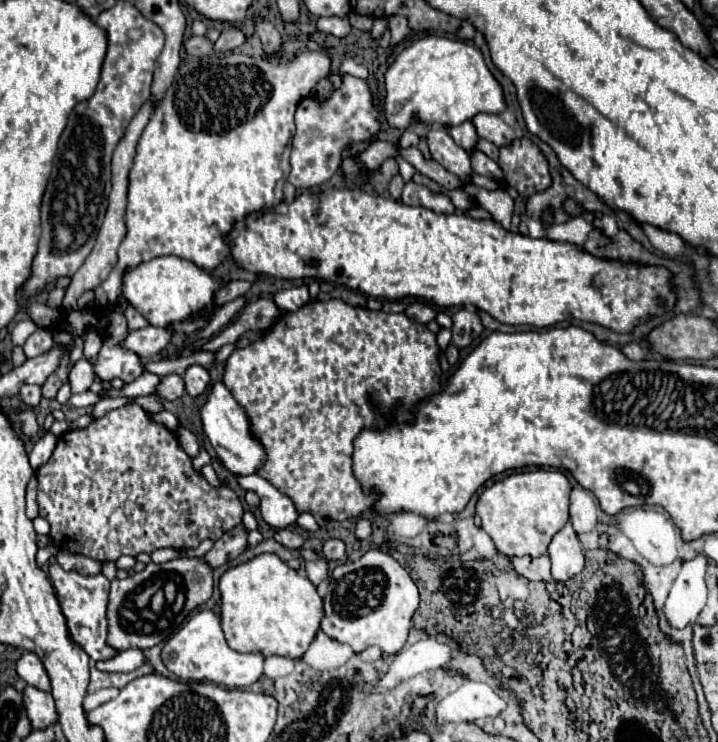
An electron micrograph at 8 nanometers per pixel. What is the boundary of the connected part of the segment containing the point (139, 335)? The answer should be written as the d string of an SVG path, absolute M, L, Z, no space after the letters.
M146 326L146 328L140 328L140 330L126 334L126 338L120 342L120 346L138 354L140 358L152 358L162 348L168 346L170 338L172 338L172 334L170 334L168 328Z

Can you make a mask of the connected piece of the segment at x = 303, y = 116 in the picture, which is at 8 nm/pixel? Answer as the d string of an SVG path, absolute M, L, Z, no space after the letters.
M350 74L344 76L342 86L332 92L328 102L312 102L304 98L296 110L296 132L292 138L292 154L290 164L292 172L288 182L296 188L314 188L332 178L332 174L340 168L342 150L348 144L370 142L372 136L380 130L380 120L372 102L372 92L368 84Z

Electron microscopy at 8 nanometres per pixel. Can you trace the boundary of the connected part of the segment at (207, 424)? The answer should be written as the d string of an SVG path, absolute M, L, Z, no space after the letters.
M222 380L214 382L208 388L206 402L200 406L200 420L204 426L204 434L208 436L212 448L216 450L218 458L224 462L224 466L234 474L254 474L260 464L264 462L264 448L256 438L250 434L248 418L244 410L238 406L238 402L232 398L230 390L224 386Z

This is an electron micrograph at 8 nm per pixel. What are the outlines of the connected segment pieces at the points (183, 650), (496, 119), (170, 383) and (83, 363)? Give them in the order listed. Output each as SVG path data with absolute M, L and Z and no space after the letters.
M200 610L164 644L162 662L172 674L186 682L214 682L228 688L244 688L262 676L264 656L234 652L224 640L220 618L212 610Z
M478 114L472 118L478 136L492 142L494 146L510 146L514 140L514 130L498 114Z
M168 374L160 378L160 384L154 390L154 396L160 400L176 400L184 394L184 380L178 374Z
M86 358L78 360L74 364L74 368L70 370L70 374L68 374L68 380L70 380L70 386L72 386L72 392L74 394L86 392L92 386L94 378L96 378L96 372L94 372L92 364Z

